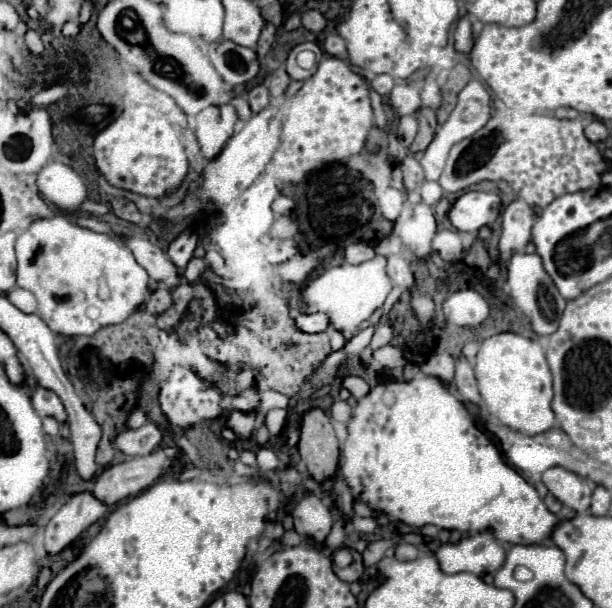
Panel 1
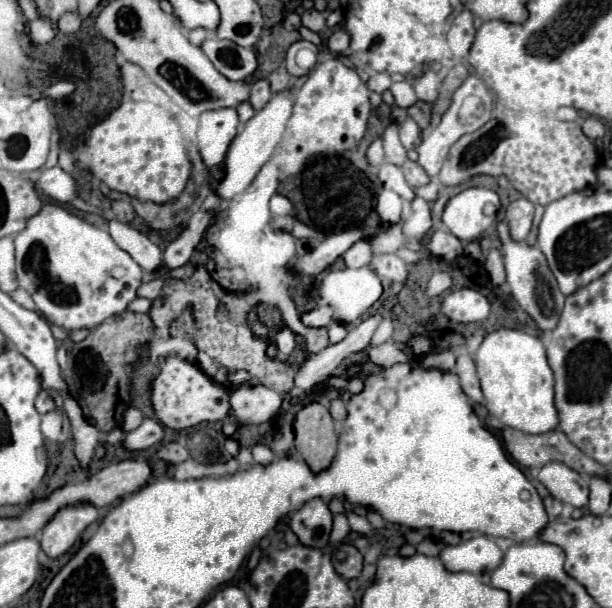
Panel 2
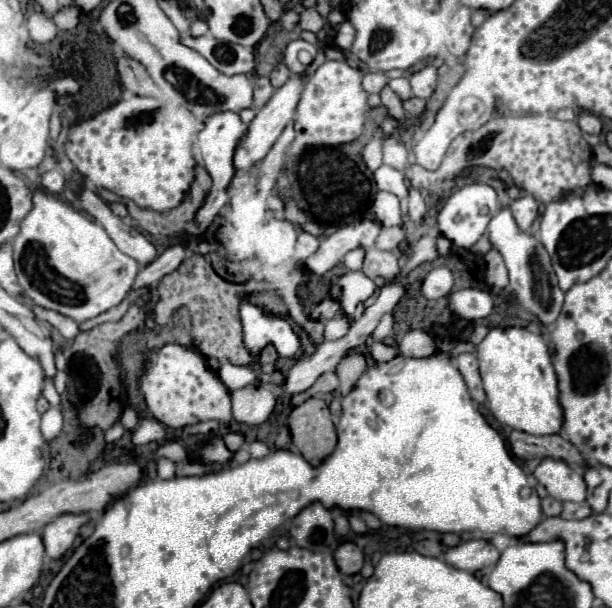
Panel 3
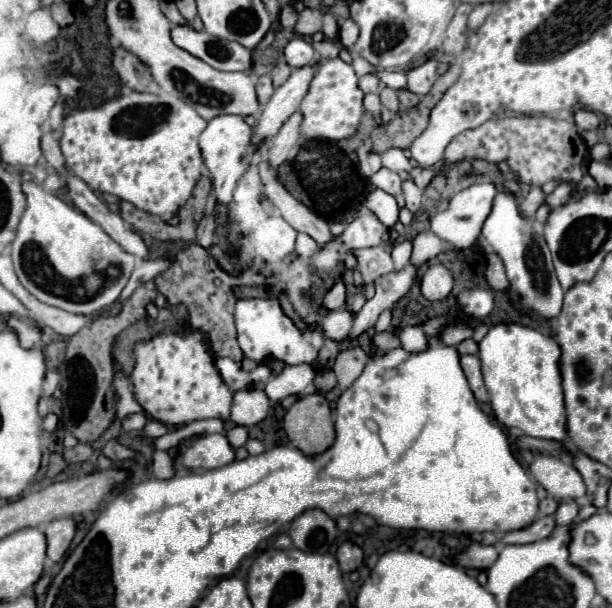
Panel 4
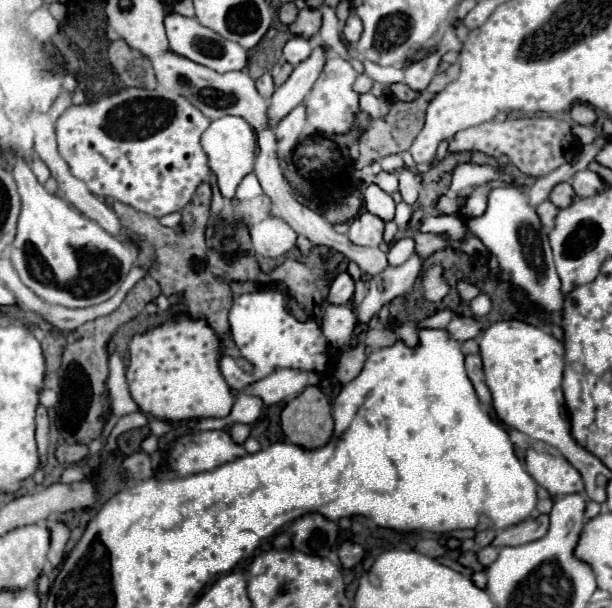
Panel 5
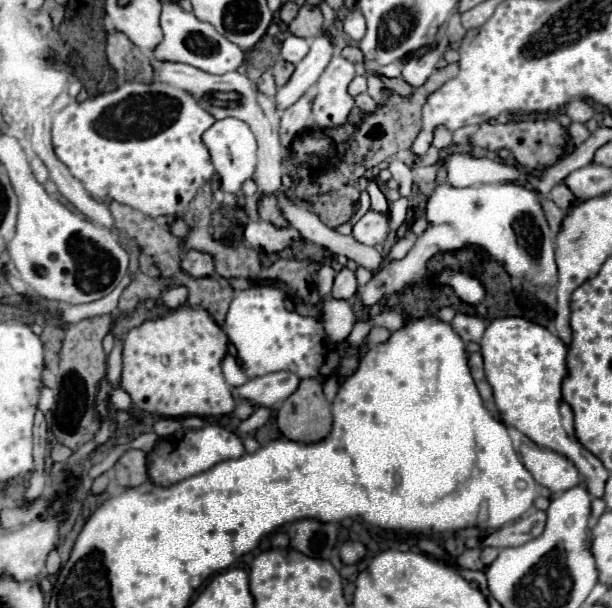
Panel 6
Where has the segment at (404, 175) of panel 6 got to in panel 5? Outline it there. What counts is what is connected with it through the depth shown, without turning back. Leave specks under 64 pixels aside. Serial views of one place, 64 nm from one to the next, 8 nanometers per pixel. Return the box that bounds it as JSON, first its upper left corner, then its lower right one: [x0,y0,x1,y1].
[398,168,418,206]

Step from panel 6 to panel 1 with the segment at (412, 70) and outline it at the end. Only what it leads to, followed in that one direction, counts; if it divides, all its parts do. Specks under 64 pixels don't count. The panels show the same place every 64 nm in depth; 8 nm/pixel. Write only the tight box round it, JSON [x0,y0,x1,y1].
[422,82,442,110]

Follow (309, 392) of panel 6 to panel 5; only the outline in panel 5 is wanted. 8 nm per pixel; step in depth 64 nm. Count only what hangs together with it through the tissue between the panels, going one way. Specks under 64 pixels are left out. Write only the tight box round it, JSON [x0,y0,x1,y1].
[280,386,332,450]

